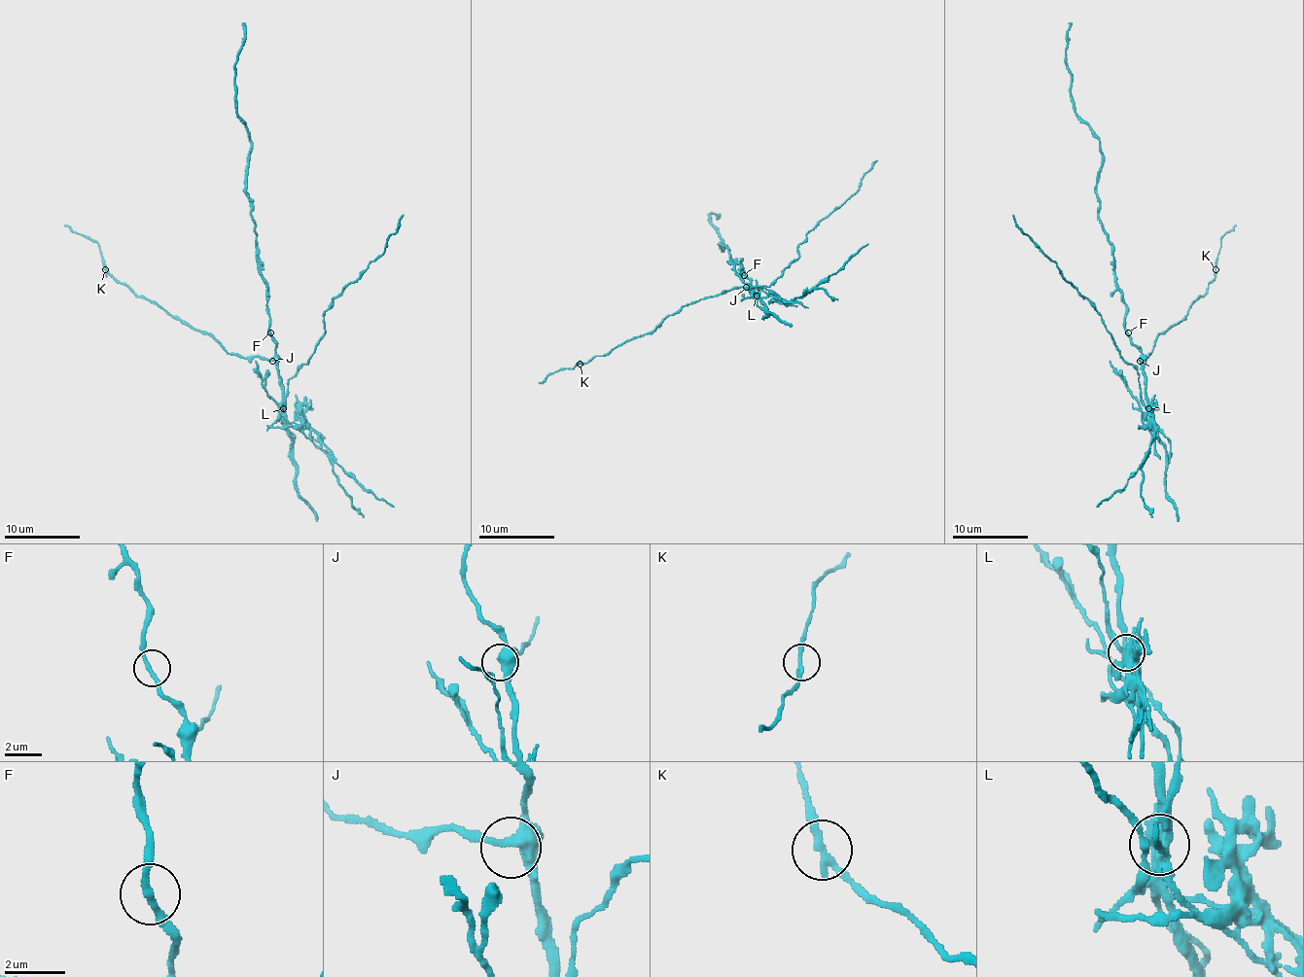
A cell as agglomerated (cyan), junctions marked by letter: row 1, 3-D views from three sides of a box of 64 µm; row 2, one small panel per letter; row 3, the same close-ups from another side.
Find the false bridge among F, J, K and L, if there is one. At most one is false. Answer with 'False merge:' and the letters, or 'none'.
False merge: L

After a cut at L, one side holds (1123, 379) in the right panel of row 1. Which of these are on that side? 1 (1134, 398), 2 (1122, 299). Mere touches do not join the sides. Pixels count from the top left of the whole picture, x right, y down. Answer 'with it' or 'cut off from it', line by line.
1: with it
2: cut off from it

